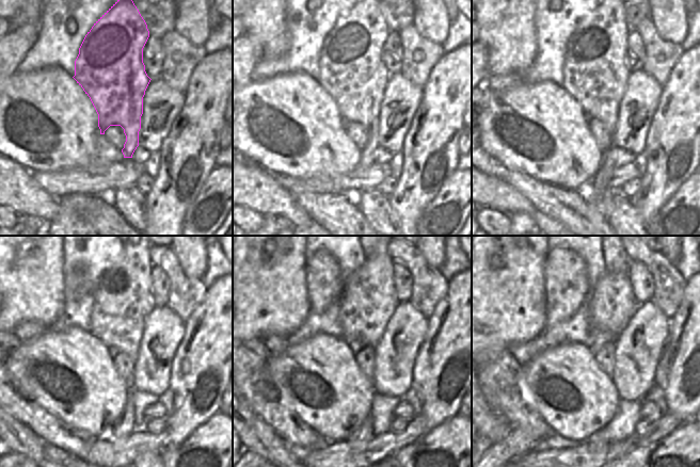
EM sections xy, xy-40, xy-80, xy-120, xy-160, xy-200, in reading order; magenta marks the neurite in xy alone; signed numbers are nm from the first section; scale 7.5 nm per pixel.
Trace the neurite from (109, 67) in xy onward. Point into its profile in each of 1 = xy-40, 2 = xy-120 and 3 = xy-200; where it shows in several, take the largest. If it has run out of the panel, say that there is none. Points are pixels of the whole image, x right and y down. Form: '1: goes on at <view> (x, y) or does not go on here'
1: goes on at xy-40 (351, 68)
2: goes on at xy-120 (123, 299)
3: goes on at xy-200 (611, 304)

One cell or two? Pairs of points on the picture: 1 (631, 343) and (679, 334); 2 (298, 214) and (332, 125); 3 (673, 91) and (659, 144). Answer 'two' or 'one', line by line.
1: two
2: two
3: one

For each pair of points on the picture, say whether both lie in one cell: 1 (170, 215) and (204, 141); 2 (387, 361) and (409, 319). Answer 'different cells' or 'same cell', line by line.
1: same cell
2: same cell

